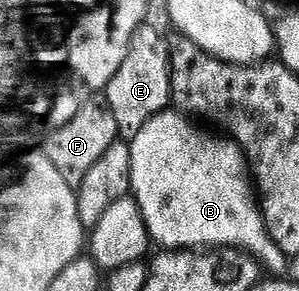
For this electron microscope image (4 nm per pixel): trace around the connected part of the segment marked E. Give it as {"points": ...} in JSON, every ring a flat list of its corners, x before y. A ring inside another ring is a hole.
{"points":[[145,24,134,32,130,40,130,52,122,60,122,68,110,80,106,91,106,101,110,112,114,112,114,121,118,123,120,138,131,140,146,128,146,124,163,110,169,109,172,100,170,84,170,60,168,59,169,39,160,35,160,30,153,24]]}

